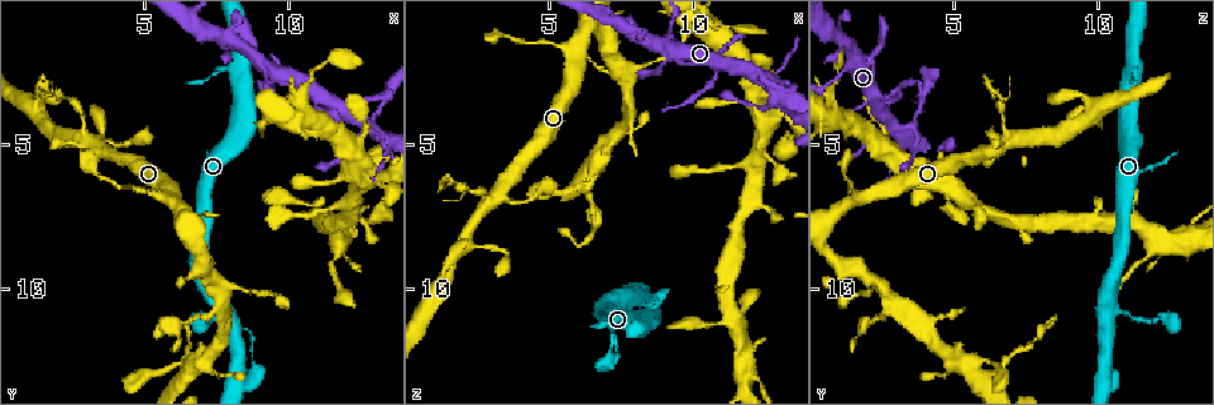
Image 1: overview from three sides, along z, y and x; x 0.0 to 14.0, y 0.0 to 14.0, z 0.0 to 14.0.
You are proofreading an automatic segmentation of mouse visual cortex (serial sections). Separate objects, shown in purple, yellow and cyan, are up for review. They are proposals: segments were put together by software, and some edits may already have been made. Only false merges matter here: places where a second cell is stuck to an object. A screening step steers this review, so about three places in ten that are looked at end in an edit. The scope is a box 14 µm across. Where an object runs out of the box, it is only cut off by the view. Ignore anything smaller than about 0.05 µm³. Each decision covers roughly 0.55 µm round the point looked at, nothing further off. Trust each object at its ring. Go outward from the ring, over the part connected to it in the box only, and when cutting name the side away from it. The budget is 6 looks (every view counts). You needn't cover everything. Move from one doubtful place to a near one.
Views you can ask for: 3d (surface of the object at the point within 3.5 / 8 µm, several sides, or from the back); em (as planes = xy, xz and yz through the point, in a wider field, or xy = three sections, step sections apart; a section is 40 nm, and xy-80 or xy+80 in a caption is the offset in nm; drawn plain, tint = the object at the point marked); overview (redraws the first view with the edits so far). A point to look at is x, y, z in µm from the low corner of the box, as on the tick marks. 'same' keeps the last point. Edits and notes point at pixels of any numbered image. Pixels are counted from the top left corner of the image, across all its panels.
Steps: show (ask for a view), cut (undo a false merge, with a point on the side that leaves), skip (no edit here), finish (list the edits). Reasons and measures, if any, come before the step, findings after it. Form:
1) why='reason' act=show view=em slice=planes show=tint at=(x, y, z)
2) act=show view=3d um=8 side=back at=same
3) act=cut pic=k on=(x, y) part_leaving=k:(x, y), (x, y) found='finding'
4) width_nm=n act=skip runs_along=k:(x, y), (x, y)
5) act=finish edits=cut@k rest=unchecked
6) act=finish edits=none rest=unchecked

why='a narrow waist' act=show view=3d um=8 at=(10.6, 3.3, 2.8)

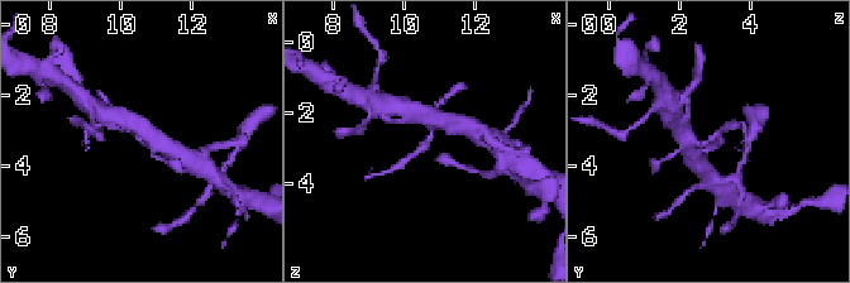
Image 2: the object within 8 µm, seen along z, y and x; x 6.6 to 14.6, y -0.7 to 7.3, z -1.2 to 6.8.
why='zoom in' act=show view=3d um=3.5 at=(10.6, 3.3, 2.8)

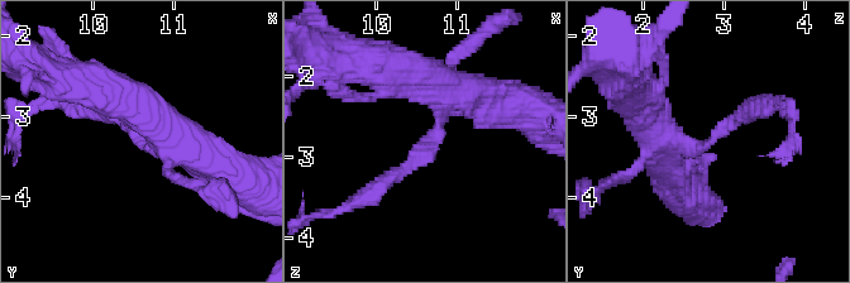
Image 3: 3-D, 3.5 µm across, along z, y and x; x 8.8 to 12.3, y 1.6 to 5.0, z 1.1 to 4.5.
act=show view=em slice=xy step=3 show=tint at=(10.60, 3.20, 2.90)

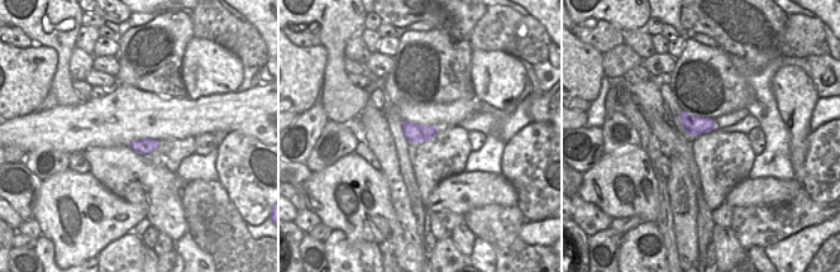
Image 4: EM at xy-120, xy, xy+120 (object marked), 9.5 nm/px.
act=skip runs_along=3:(439, 81), (435, 139), (364, 197) found='one cell here'

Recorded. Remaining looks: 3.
why='calibre changes' act=show view=3d um=3.5 side=back at=(6.4, 12.5, 6.8)

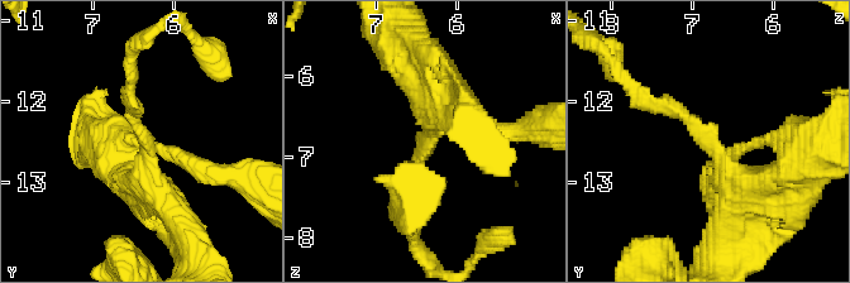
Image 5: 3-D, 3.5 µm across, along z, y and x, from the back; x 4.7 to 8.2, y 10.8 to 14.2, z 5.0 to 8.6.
why='need the tissue' act=show view=em slice=xy step=1 show=tint at=(6.30, 12.55, 6.80)

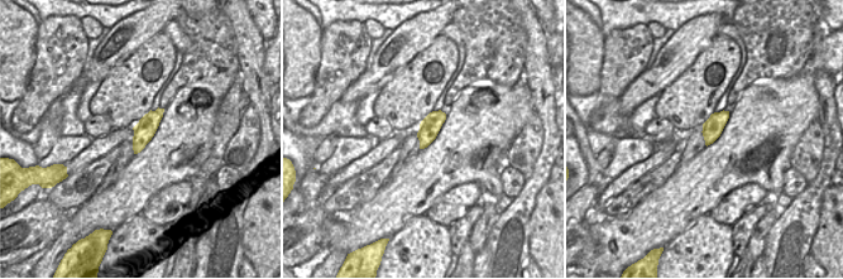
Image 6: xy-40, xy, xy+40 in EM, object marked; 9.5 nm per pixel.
act=skip runs_along=5:(778, 185), (739, 185), (683, 114), (645, 102) found='all the same cell'

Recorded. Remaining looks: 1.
act=finish edits=none rest=unchecked

